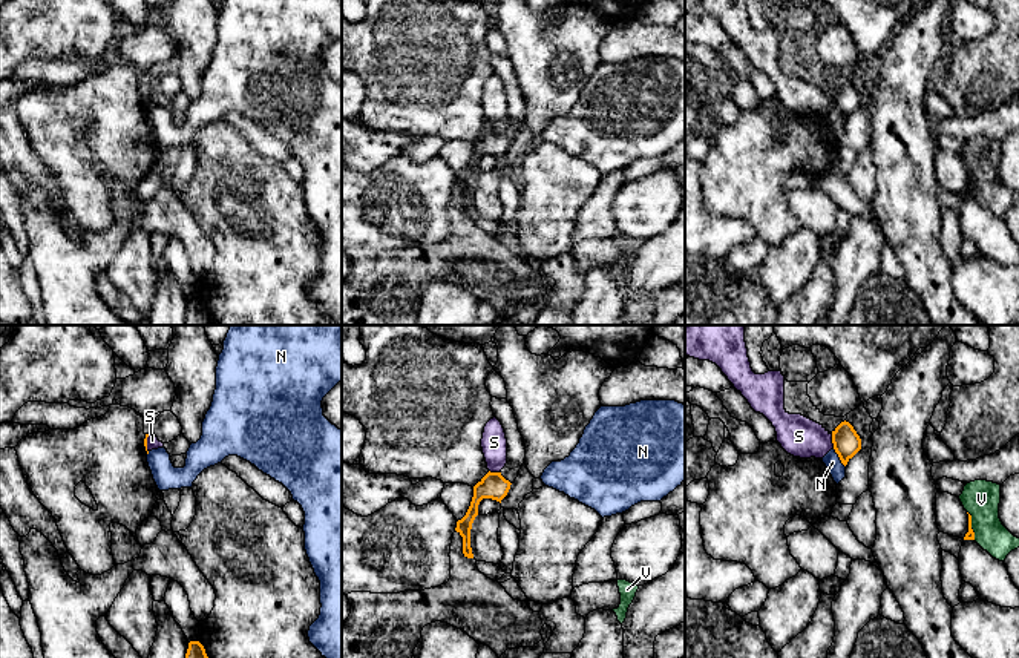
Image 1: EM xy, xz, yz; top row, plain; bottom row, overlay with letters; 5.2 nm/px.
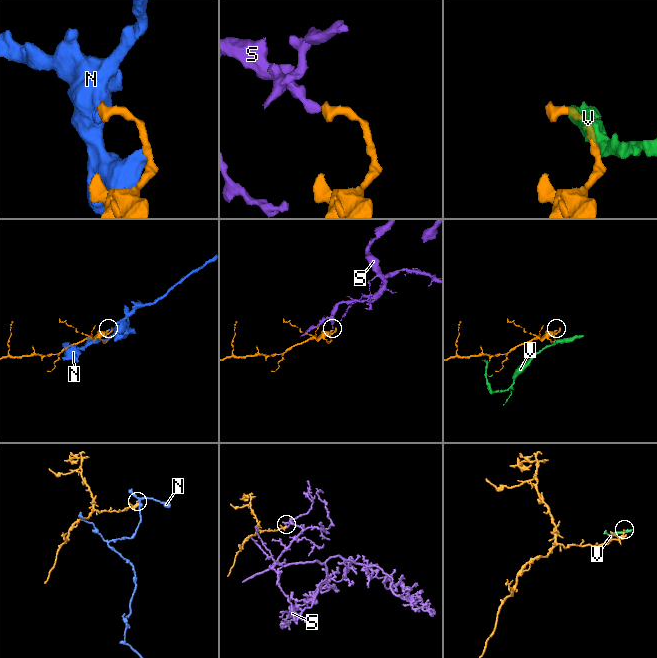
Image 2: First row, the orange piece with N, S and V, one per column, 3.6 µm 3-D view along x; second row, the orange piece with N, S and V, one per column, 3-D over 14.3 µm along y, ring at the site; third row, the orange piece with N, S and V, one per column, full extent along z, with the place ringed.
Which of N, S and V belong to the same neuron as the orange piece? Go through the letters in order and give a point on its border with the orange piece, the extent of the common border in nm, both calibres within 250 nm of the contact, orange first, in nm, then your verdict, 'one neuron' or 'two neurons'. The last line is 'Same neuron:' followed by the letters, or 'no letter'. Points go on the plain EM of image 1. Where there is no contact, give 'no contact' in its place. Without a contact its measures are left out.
N: yz (838, 112) | 120 nm | 140/90 nm | two neurons
S: yz (832, 98) | 80 nm | 140/220 nm | two neurons
V: yz (970, 181) | 160 nm | 50/200 nm | two neurons
Same neuron: no letter

